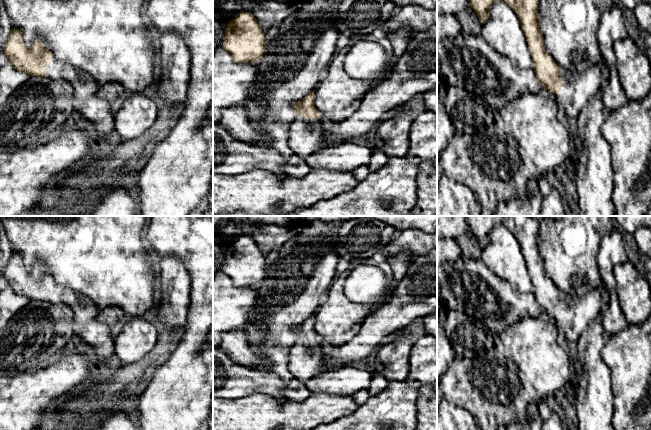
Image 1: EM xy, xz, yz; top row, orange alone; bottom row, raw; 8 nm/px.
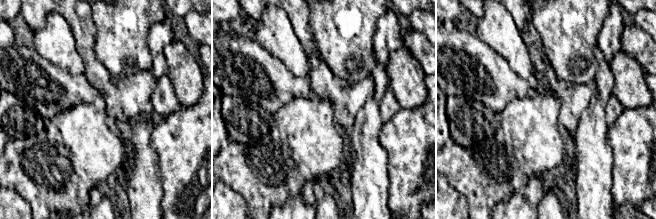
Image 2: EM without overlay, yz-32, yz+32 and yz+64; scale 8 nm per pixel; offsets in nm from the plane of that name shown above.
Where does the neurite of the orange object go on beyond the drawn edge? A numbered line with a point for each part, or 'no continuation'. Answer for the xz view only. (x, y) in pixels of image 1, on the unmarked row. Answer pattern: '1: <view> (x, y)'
1: xz (305, 361)

